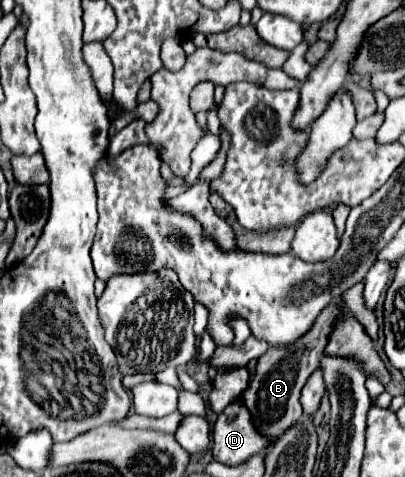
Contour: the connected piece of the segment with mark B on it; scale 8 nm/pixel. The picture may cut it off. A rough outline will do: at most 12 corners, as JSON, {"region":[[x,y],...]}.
{"region":[[331,302],[289,346],[259,356],[245,406],[261,434],[303,414],[301,390],[339,318]]}

